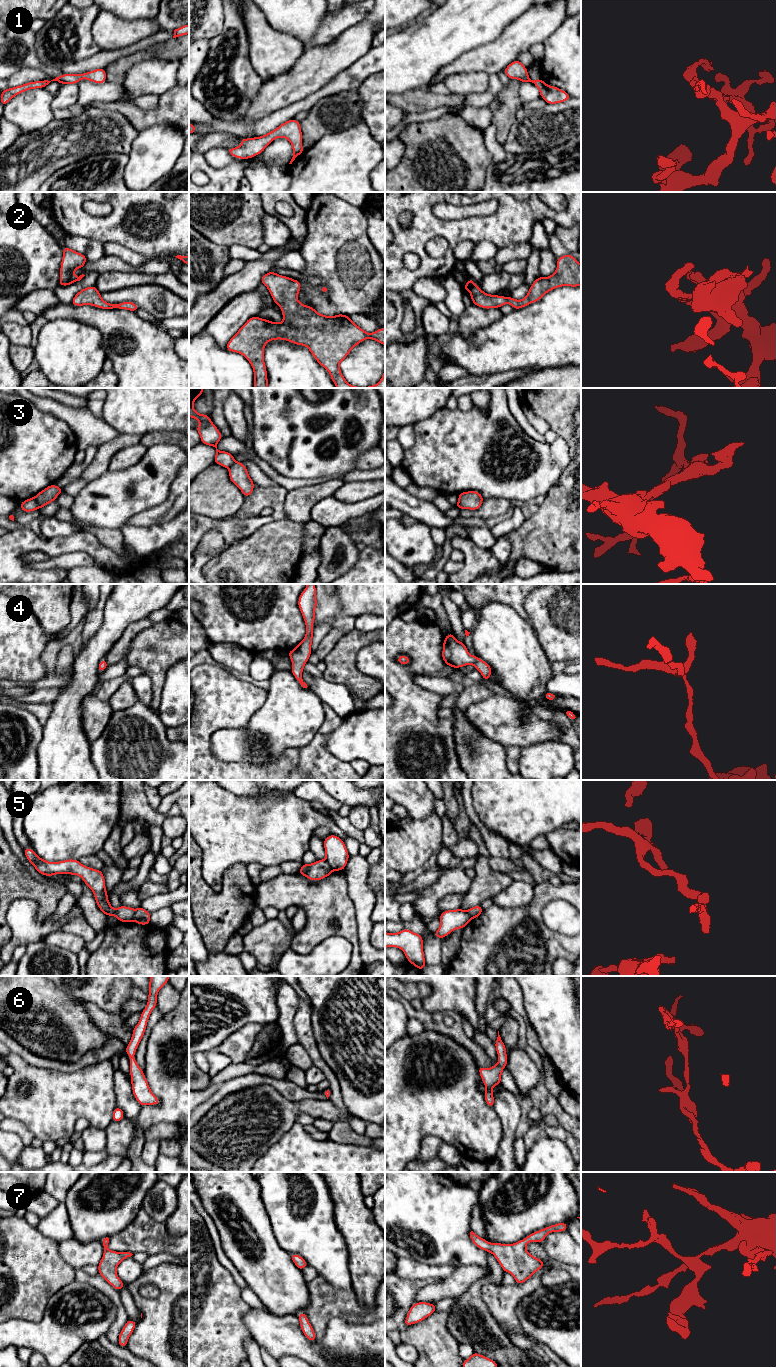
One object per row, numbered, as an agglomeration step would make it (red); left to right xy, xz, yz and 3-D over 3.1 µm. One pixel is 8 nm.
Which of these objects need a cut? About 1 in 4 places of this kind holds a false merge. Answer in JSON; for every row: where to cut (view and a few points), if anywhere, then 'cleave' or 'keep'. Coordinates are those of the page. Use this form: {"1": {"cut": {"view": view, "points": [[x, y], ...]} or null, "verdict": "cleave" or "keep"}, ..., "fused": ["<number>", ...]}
{"1": {"cut": null, "verdict": "keep"}, "2": {"cut": null, "verdict": "keep"}, "3": {"cut": {"view": "xy", "points": [[32, 497], [38, 508]]}, "verdict": "cleave"}, "4": {"cut": null, "verdict": "keep"}, "5": {"cut": {"view": "xy", "points": [[135, 909], [131, 920]]}, "verdict": "cleave"}, "6": {"cut": null, "verdict": "keep"}, "7": {"cut": null, "verdict": "keep"}, "fused": ["3", "5"]}

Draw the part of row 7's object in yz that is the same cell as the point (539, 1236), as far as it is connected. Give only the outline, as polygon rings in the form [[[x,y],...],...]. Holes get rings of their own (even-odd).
[[[567,1222],[557,1223],[535,1231],[513,1244],[491,1243],[479,1237],[473,1231],[470,1238],[475,1246],[494,1255],[504,1272],[515,1278],[515,1283],[522,1284],[535,1272],[544,1267],[544,1261],[532,1256],[527,1250],[528,1242],[541,1243],[548,1233],[567,1231]]]

